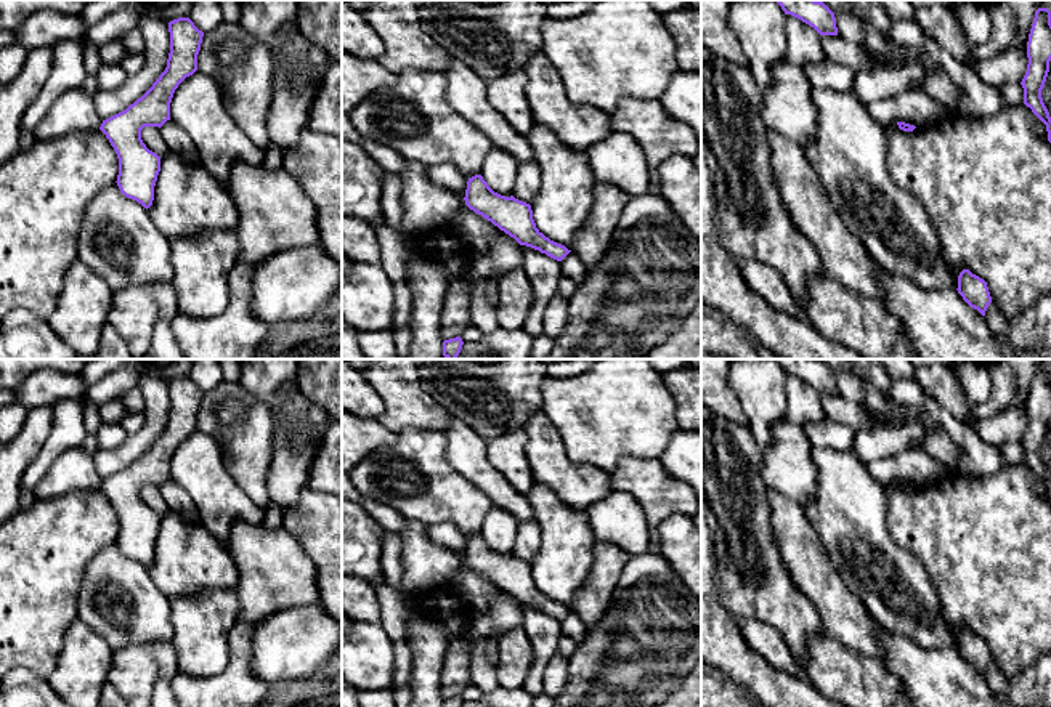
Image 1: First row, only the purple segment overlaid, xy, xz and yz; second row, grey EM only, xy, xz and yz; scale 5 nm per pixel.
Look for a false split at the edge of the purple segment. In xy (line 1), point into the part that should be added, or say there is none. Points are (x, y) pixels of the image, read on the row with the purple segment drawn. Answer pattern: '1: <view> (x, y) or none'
1: none

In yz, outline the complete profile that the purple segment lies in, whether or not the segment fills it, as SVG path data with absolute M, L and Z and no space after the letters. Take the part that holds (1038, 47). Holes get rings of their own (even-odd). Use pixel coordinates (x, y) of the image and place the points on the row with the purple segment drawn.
M1038 8L1027 42L1027 72L1021 82L1024 88L1024 104L1046 125L1051 143L1051 117L1043 103L1045 87L1051 61L1051 11Z

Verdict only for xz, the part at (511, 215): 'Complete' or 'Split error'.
Complete

